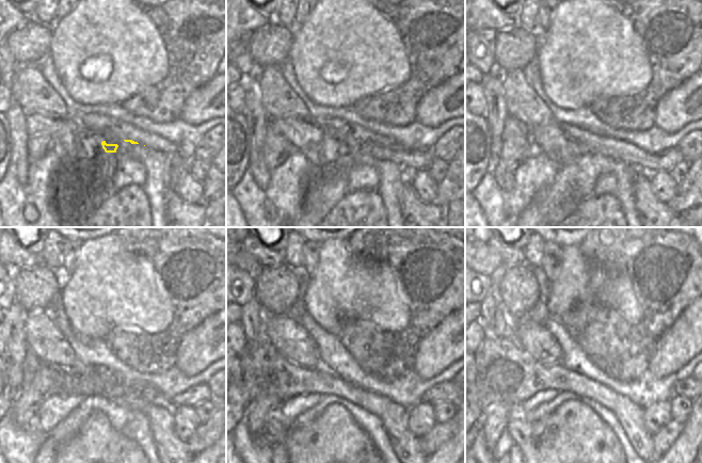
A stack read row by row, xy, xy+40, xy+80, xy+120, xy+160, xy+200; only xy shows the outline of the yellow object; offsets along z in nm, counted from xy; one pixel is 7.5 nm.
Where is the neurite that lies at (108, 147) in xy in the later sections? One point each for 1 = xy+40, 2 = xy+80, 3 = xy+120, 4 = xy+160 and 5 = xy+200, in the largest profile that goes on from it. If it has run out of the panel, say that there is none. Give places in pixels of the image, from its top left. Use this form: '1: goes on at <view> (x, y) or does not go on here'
1: goes on at xy+40 (382, 152)
2: goes on at xy+80 (629, 154)
3: goes on at xy+120 (147, 393)
4: goes on at xy+160 (443, 390)
5: goes on at xy+200 (682, 388)

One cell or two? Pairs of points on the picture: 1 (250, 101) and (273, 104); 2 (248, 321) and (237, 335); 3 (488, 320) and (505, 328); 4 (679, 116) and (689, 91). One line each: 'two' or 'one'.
1: two
2: two
3: two
4: one

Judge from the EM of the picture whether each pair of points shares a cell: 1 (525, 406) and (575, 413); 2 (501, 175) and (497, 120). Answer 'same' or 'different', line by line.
1: different
2: same

